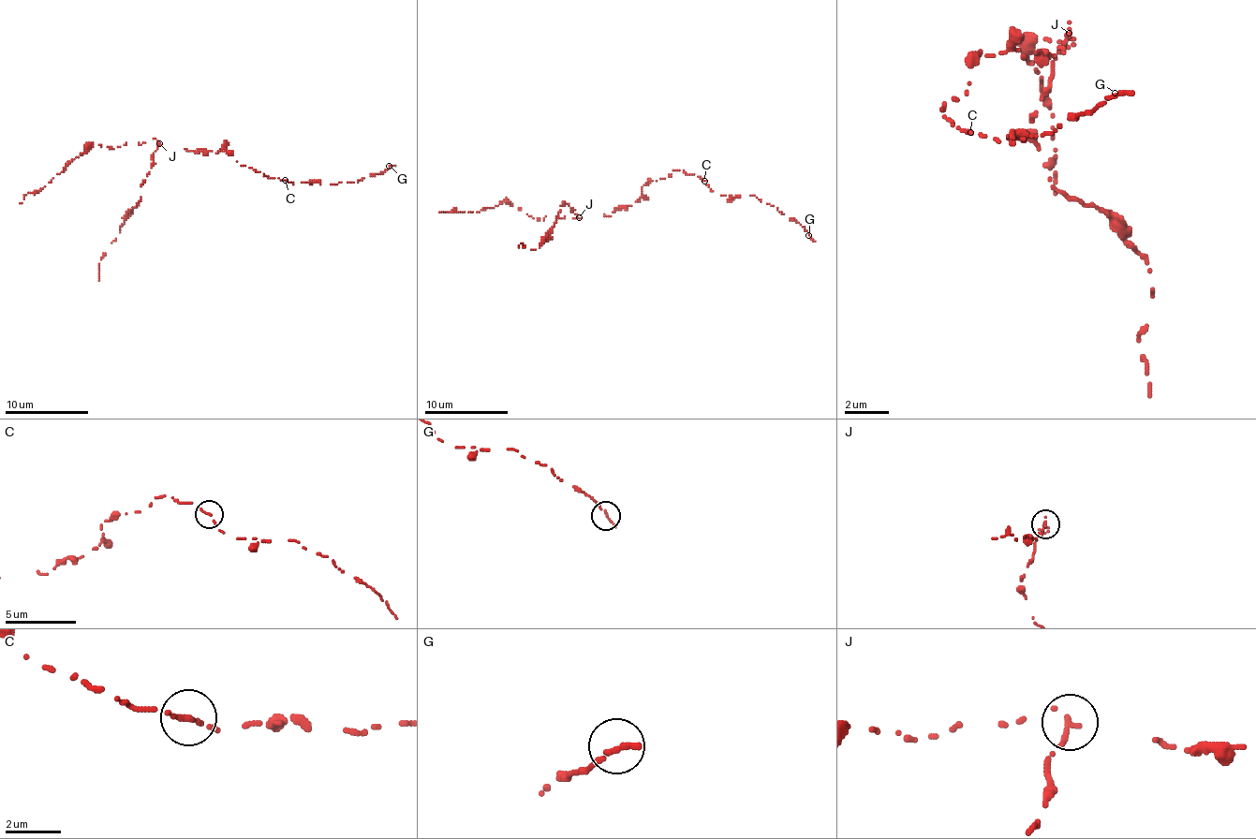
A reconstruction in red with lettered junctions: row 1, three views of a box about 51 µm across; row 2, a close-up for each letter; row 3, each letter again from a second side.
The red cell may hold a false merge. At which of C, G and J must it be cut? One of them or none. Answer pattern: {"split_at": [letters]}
{"split_at": ["J"]}

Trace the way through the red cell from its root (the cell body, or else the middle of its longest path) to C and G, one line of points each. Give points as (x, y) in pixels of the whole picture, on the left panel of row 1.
C: (218, 151), (229, 151), (241, 166), (251, 168), (268, 178), (285, 180)
G: (218, 151), (229, 151), (241, 166), (251, 168), (268, 178), (288, 183), (358, 183), (383, 174), (389, 166)

